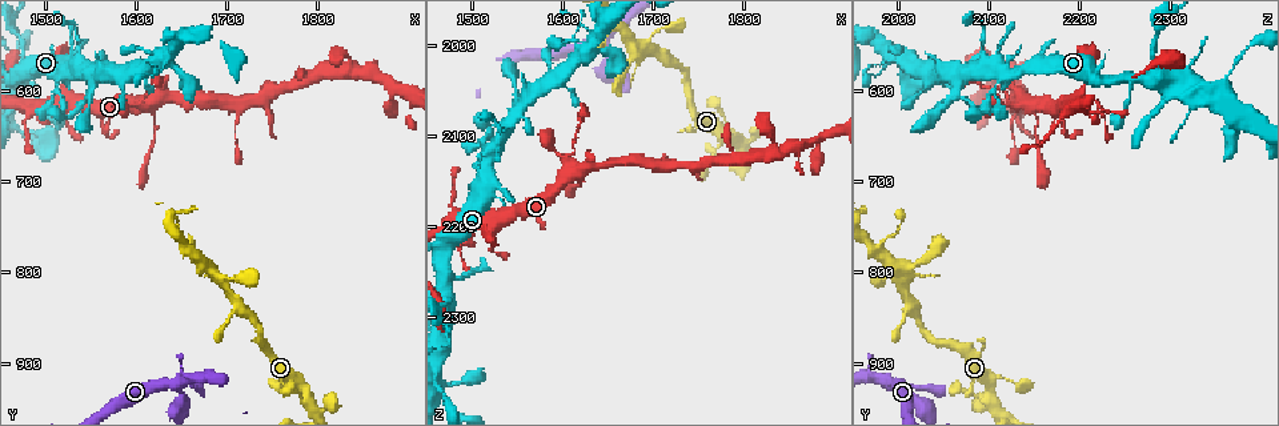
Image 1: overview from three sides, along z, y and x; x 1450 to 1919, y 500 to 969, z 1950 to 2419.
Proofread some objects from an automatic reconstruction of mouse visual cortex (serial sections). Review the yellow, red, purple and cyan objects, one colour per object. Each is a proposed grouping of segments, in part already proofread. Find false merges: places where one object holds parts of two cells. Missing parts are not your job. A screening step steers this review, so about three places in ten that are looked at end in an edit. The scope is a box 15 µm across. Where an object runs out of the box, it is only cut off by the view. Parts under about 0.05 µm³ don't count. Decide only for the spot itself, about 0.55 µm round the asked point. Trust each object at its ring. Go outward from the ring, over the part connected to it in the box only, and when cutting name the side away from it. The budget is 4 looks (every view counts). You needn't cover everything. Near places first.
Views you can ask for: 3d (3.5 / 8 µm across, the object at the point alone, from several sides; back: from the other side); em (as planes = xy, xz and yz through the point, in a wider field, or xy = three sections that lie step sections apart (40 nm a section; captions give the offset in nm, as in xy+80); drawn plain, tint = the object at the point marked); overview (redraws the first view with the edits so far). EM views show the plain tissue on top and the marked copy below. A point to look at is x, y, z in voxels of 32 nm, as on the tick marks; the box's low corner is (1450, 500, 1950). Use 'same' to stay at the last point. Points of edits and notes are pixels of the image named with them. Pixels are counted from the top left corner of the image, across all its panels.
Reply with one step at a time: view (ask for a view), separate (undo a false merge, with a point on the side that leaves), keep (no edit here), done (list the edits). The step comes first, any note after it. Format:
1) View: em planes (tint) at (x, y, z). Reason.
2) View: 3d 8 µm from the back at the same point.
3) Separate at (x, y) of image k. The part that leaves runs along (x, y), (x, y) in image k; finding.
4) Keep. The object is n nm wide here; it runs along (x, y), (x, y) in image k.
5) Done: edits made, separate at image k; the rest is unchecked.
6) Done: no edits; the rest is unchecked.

View: 3d 8 µm at (1680, 800, 2005). Abrupt turn.

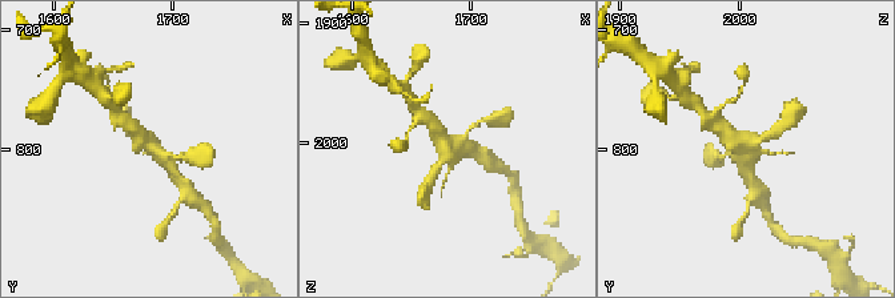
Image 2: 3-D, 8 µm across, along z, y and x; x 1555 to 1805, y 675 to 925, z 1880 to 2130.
View: 3d 3.5 µm from the back at (1684, 798, 2006). Closer look.

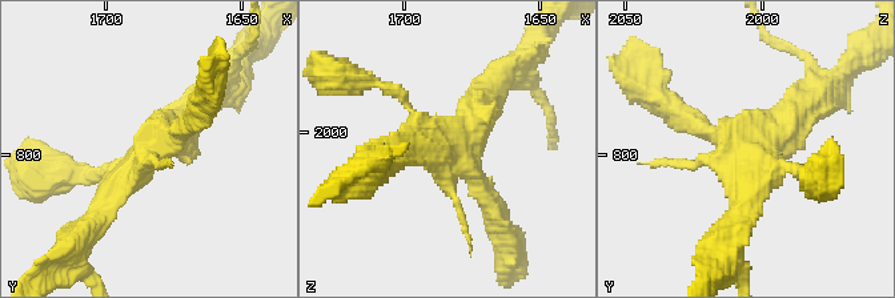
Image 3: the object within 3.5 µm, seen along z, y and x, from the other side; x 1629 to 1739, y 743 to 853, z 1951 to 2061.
View: em xy step 5 (tint) at (1681, 798, 2005).

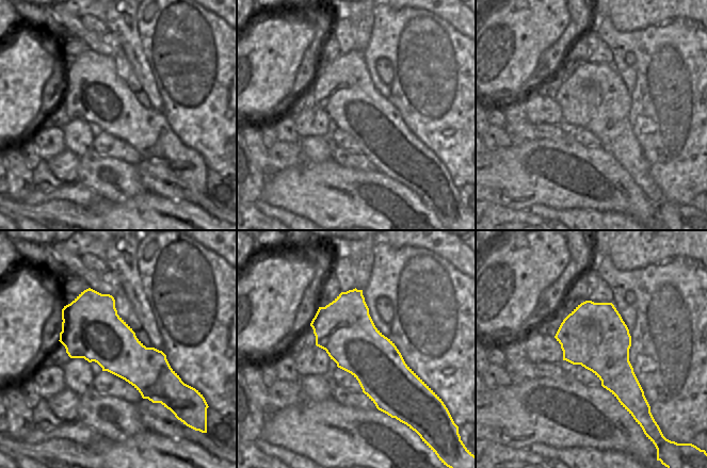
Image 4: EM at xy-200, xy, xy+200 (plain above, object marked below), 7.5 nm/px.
Keep. It runs along (93, 217), (196, 103) in image 3; all the same cell.

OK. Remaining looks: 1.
View: 3d 3.5 µm at (1645, 925, 1995). Small branch off a trunk.

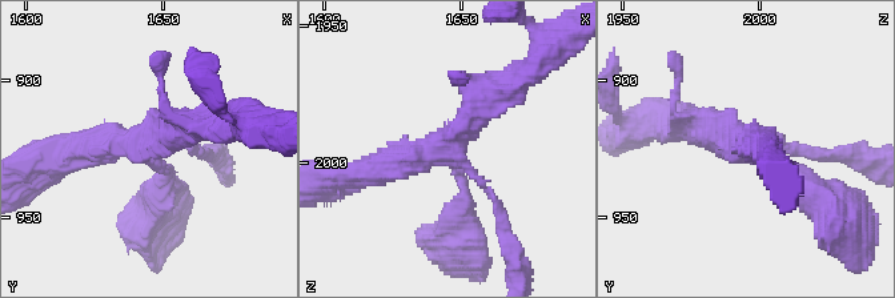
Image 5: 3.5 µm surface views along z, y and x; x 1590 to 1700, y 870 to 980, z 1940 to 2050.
Keep. 4 arms meet here; the arms are 100, 150, 400, 400 nm wide; it runs along (358, 174), (441, 147), (506, 85) in image 5; one cell here.

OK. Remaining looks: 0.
Done: no edits; the rest is unchecked.

